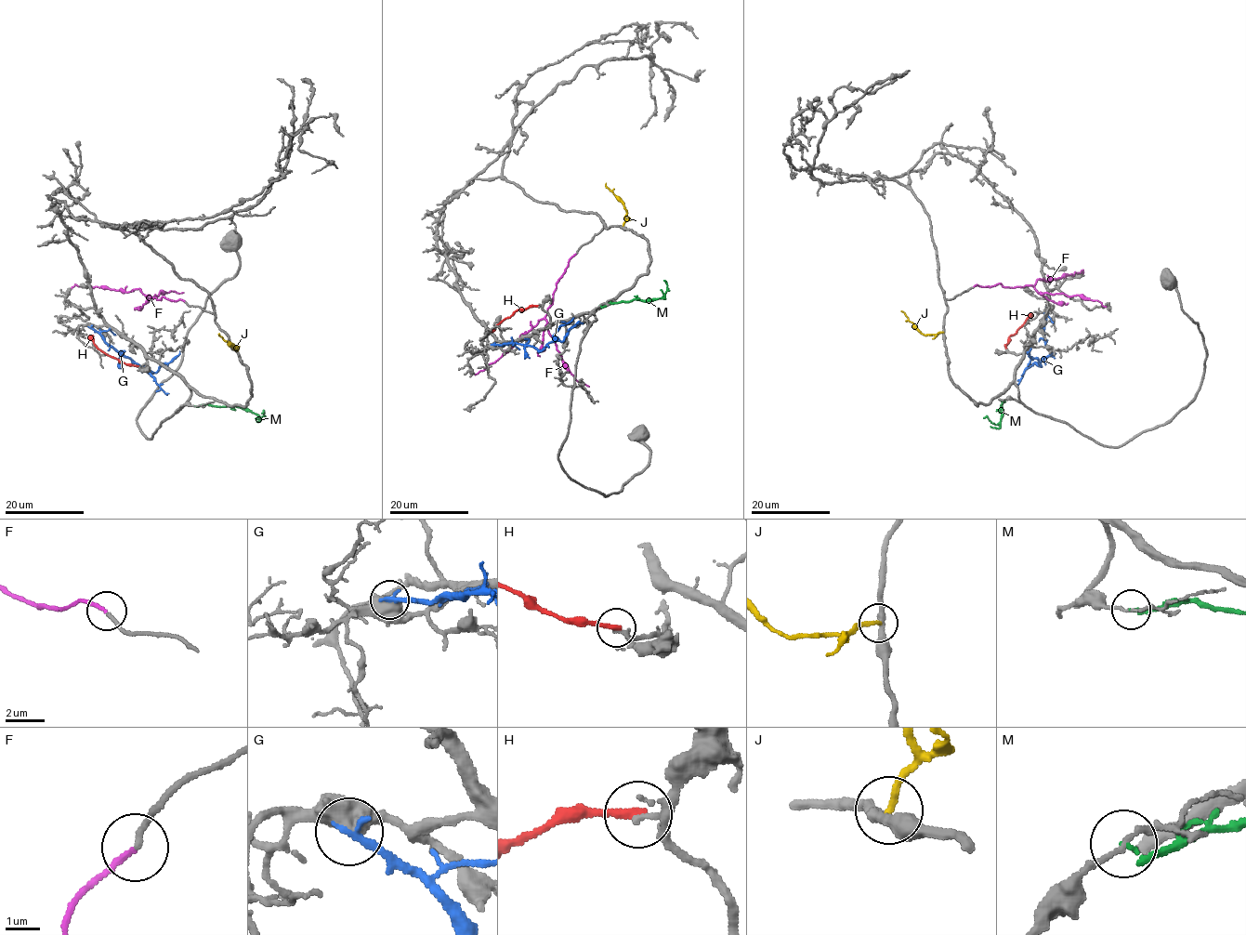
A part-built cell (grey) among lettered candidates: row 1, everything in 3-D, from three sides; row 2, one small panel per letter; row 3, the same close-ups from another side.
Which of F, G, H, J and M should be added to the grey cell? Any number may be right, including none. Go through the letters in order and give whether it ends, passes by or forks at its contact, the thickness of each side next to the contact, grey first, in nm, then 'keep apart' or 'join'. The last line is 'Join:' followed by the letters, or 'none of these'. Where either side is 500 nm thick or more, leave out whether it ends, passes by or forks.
F: it ends there; 170 nm thick on the grey side, 170 nm on the other; join
G: 700 nm thick on the grey side, 300 nm on the other; keep apart
H: it ends there; 130 nm thick on the grey side, 280 nm on the other; keep apart
J: it ends there; 340 nm thick on the grey side, 200 nm on the other; keep apart
M: it ends there; 140 nm thick on the grey side, 150 nm on the other; keep apart
Join: F

